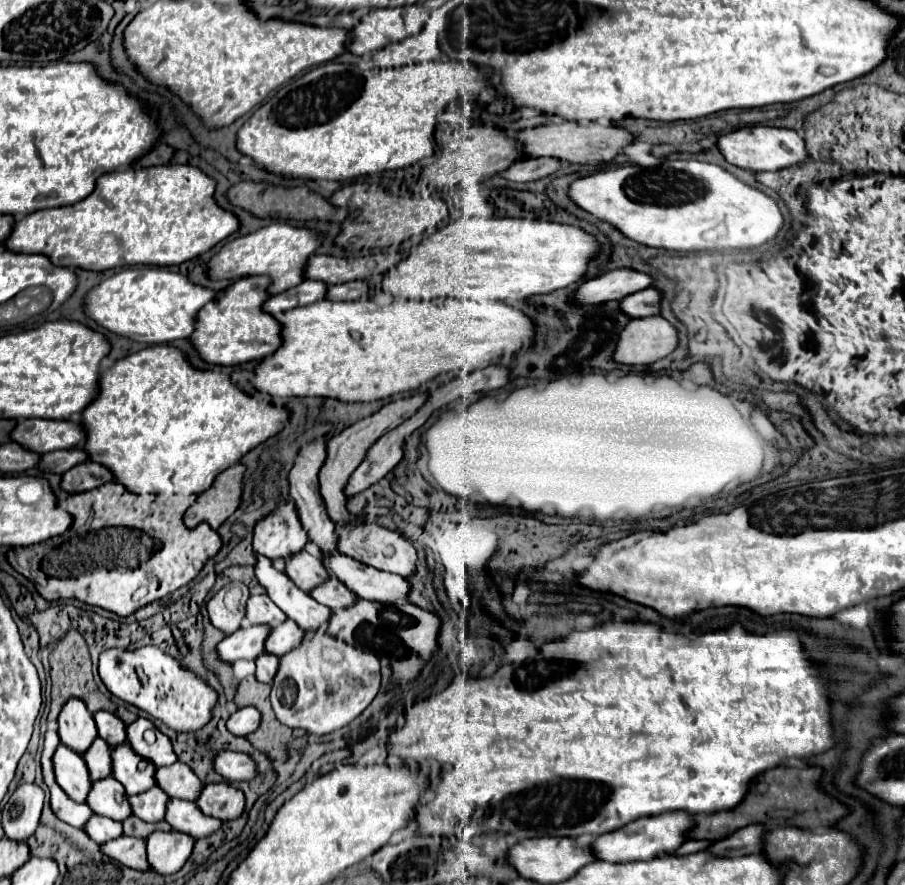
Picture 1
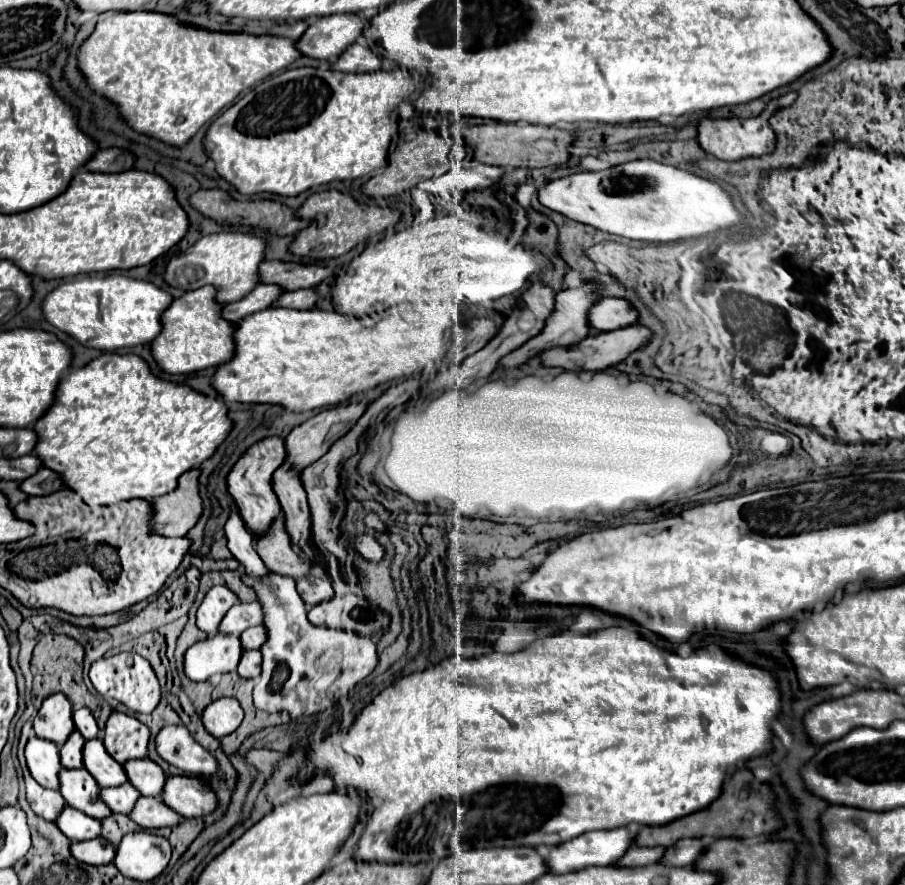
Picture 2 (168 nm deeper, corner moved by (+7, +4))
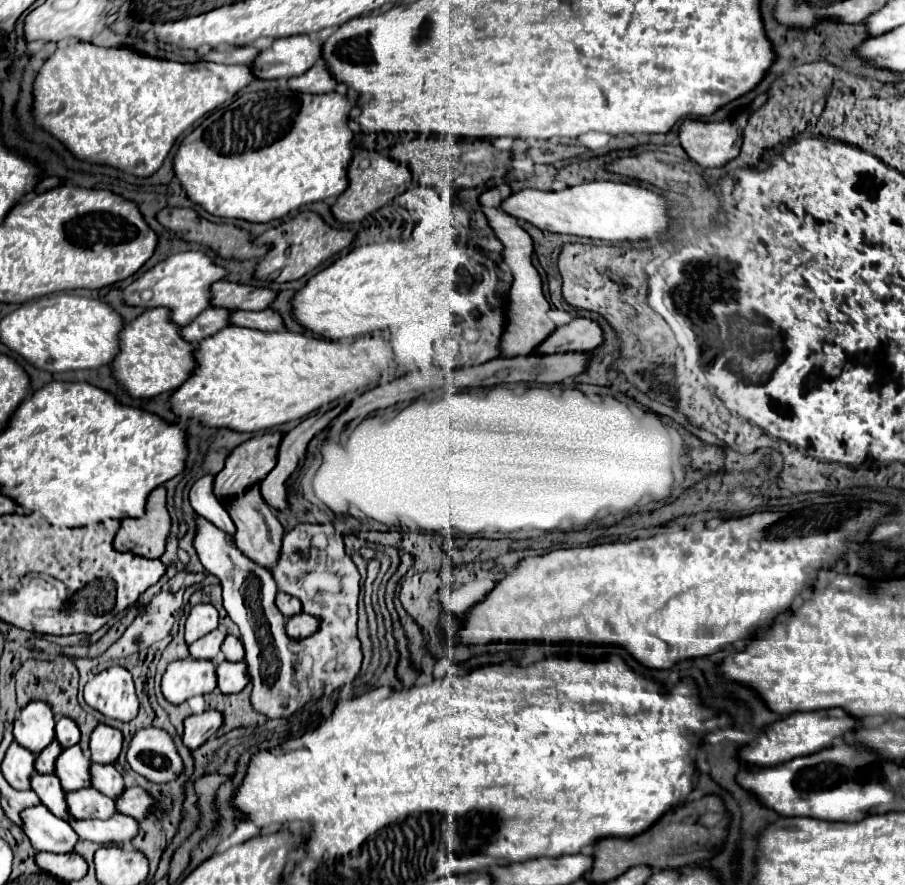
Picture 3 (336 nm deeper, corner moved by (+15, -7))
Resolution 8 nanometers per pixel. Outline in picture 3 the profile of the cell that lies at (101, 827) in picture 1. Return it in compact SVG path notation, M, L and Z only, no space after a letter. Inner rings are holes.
M34 806L24 810L24 832L30 838L32 846L40 852L72 852L76 842L80 840L74 828L64 822L62 818L56 818L46 806Z

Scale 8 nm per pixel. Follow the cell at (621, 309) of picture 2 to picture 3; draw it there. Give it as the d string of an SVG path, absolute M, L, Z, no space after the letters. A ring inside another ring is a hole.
M574 318L570 324L556 328L538 348L542 352L590 352L604 342L604 332L590 318Z

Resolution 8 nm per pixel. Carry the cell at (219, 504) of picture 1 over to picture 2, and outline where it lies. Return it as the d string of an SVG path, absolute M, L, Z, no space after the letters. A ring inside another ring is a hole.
M190 469L178 479L178 487L150 501L154 511L154 521L150 519L150 529L164 537L184 537L202 513L202 499L198 495L198 469Z

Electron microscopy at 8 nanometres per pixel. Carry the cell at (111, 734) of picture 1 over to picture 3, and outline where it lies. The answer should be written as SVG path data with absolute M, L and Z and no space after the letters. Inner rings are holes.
M60 718L56 722L56 740L64 748L70 748L80 742L80 728L76 726L76 722L72 722L72 718Z

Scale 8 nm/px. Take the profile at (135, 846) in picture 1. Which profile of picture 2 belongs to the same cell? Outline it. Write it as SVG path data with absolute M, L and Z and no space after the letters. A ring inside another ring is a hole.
M96 837L92 841L72 843L70 851L72 851L74 859L80 859L80 863L92 863L92 865L110 863L116 853L116 849L108 841L104 841L102 837Z

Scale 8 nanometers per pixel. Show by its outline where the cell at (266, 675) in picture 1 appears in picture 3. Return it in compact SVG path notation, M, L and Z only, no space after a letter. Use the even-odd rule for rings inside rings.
M220 662L216 668L218 674L218 688L224 694L240 692L248 684L248 670L246 662Z

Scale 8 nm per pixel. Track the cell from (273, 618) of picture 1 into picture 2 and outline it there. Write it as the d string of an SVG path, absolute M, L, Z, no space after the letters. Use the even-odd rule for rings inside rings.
M252 601L252 603L238 603L222 619L220 633L240 635L244 629L254 627L254 625L262 625L260 603L256 603L256 601Z

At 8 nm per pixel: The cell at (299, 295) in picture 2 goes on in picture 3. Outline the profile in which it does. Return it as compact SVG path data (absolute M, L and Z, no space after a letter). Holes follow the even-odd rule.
M266 308L266 310L258 310L258 312L244 312L244 310L236 310L230 318L232 324L236 326L248 326L248 328L256 328L256 330L282 330L284 328L284 320L280 316L280 312L276 312L274 308Z

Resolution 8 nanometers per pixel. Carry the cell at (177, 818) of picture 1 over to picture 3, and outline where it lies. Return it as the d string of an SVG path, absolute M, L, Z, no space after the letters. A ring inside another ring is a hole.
M114 814L108 820L76 820L72 822L72 828L80 834L80 840L92 840L92 842L130 842L140 832L140 822L126 814Z

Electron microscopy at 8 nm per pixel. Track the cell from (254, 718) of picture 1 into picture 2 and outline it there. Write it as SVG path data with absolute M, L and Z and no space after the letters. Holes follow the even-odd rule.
M222 697L212 701L202 711L202 725L212 737L220 739L238 729L238 725L242 723L242 715L242 707L236 699Z

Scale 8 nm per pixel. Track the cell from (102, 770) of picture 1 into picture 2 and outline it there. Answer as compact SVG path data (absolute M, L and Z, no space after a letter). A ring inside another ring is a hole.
M72 731L72 735L66 739L66 743L60 749L60 761L64 763L66 769L78 769L82 767L82 747L84 747L84 737L78 731Z

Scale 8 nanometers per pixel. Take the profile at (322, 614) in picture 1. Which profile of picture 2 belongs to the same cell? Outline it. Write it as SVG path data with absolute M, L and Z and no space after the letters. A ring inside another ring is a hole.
M232 511L226 525L224 525L224 533L228 539L228 549L230 553L244 565L244 569L250 575L264 575L266 567L262 563L262 559L256 555L256 549L252 547L254 539L252 533L248 531L246 523L242 521L238 511Z

